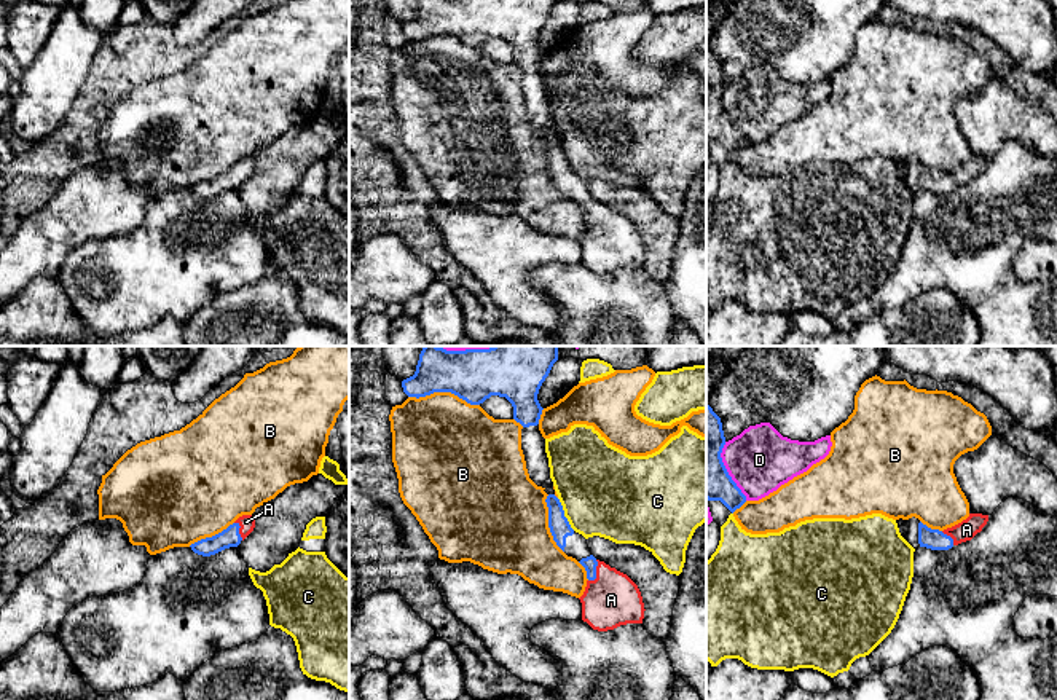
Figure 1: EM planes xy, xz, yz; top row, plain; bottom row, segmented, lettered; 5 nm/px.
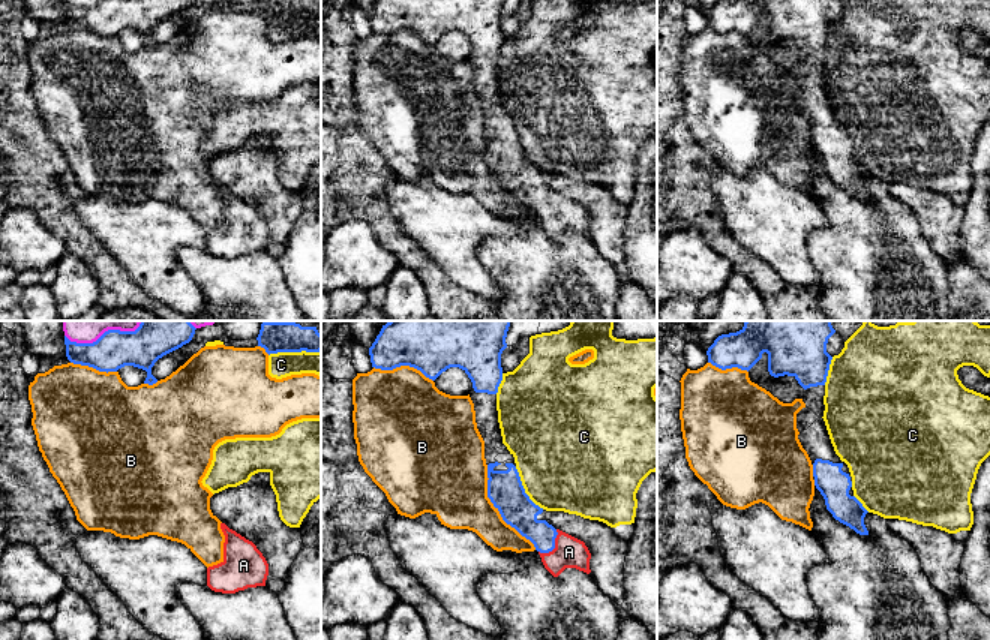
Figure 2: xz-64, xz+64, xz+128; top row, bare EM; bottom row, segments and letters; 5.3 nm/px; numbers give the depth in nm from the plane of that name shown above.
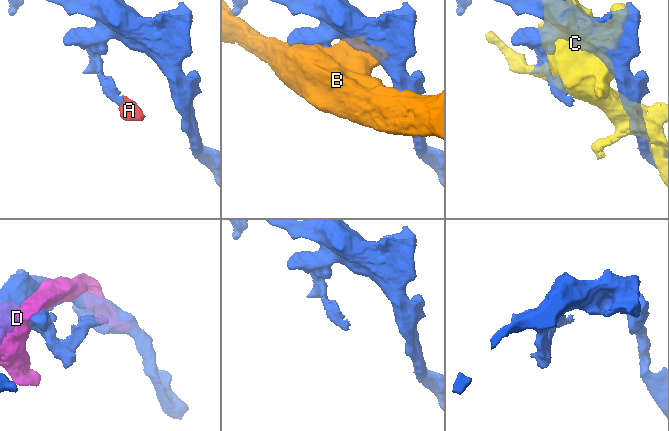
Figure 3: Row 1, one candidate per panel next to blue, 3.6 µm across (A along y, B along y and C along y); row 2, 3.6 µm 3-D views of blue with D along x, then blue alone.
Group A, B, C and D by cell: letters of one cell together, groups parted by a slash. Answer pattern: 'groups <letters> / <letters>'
groups A / B / C / D

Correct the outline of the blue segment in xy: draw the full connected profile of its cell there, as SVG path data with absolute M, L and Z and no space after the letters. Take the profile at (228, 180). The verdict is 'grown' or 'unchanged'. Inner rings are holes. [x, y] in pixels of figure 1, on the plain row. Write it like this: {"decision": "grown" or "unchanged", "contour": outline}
{"decision": "grown", "contour": "M252 158L239 159L233 167L230 167L222 175L201 182L191 187L191 193L202 199L215 198L225 191L238 190L255 171L255 163Z"}

